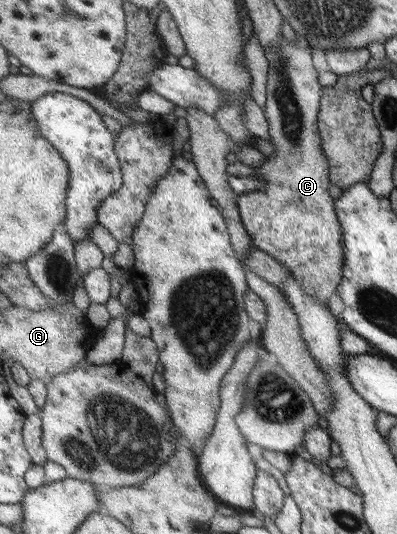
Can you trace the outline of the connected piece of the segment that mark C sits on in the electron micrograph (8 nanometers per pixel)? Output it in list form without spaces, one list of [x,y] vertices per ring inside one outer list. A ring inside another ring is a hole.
[[[281,36],[279,44],[267,48],[266,58],[269,61],[267,74],[267,97],[264,115],[268,121],[269,141],[276,147],[271,155],[265,155],[265,161],[255,165],[259,172],[255,178],[261,180],[261,189],[237,196],[240,217],[247,229],[253,245],[271,254],[279,260],[298,279],[314,299],[329,305],[331,295],[337,293],[337,286],[344,281],[345,243],[344,225],[341,224],[337,211],[333,209],[333,199],[329,195],[329,161],[324,154],[323,140],[319,130],[319,113],[323,87],[313,67],[311,49],[307,39],[297,37],[295,45]],[[297,55],[309,55],[309,67],[313,67],[313,79],[297,69]]]

